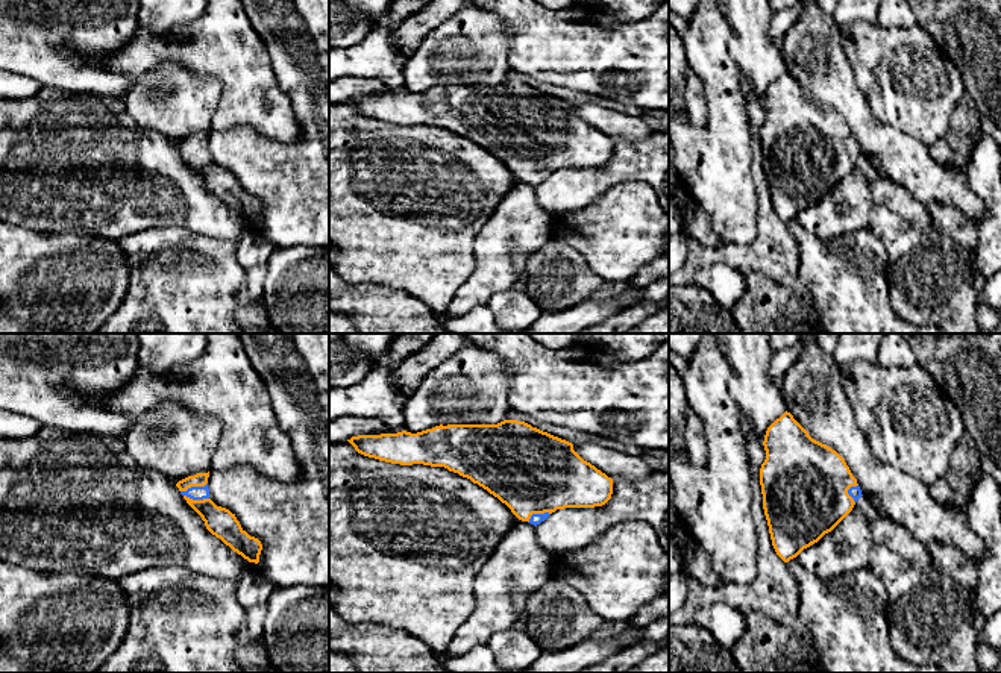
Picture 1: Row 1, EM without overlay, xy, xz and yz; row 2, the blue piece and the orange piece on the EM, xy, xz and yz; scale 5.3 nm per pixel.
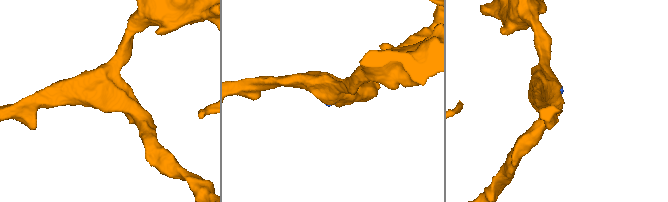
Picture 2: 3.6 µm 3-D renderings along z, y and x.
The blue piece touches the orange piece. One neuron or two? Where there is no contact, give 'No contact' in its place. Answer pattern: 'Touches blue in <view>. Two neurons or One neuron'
Touches blue in xy. One neuron

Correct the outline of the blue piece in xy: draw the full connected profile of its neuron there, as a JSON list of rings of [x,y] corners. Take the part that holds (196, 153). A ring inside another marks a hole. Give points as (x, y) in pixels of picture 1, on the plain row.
[[[208,133],[188,136],[176,144],[187,164],[202,177],[206,189],[249,223],[259,223],[262,205],[250,197],[229,170],[209,159]]]

